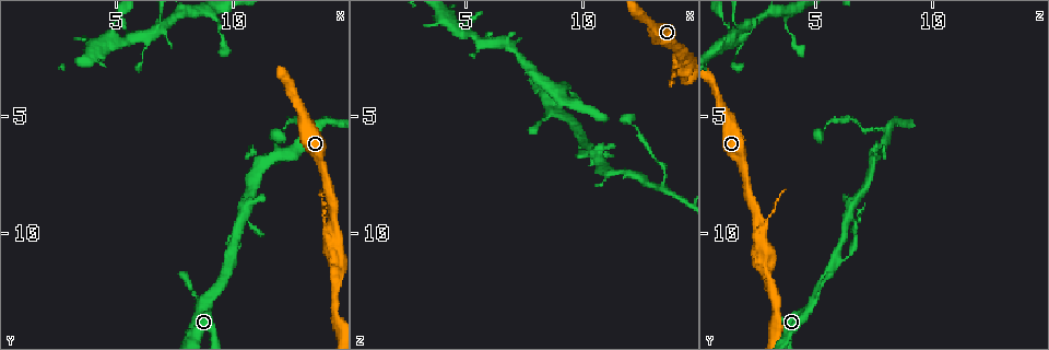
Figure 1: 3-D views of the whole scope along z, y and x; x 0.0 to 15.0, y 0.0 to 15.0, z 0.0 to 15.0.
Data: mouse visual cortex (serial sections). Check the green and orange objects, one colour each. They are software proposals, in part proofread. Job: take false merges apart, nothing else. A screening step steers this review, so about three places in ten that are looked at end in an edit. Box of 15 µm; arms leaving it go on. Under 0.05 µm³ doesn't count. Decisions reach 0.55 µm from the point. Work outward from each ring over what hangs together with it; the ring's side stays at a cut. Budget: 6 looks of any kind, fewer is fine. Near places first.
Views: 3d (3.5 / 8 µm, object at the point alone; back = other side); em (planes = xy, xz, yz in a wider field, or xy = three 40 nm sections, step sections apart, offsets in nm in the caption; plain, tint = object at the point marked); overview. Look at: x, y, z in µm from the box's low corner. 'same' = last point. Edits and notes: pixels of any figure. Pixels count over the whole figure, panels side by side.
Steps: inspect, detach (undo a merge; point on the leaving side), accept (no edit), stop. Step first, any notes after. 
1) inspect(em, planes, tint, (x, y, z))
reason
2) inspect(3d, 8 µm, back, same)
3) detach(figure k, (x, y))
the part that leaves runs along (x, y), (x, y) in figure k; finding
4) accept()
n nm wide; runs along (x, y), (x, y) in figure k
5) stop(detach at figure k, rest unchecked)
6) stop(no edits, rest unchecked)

inspect(3d, 3.5 µm, (9.9, 11.1, 6.0))
sharp bend

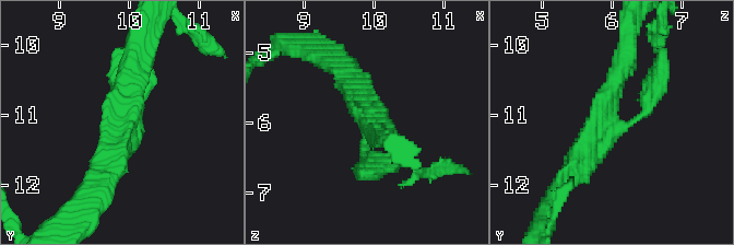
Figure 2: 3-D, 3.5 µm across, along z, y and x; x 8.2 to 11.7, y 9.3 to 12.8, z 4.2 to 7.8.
inspect(em, planes, plain, (10.00, 11.10, 5.90))
3 arms; arms of 200, 300, 350 nm

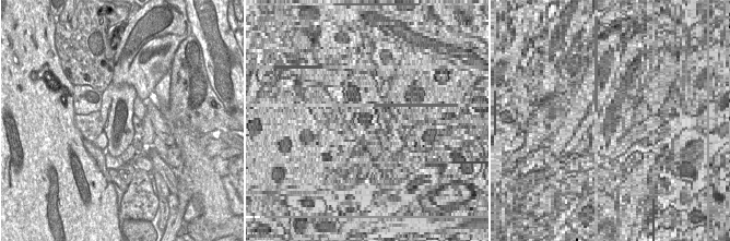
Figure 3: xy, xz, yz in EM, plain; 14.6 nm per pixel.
inspect(em, planes, tint, same)
with the object marked

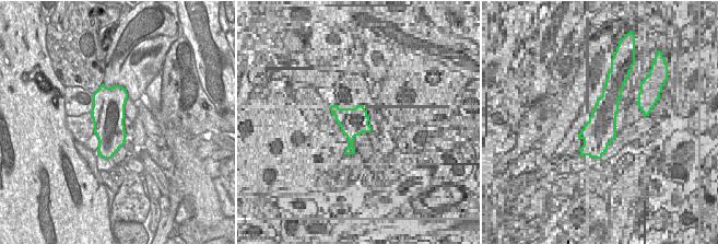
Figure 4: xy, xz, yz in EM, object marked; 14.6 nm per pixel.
accept()
runs along (568, 176), (602, 129), (627, 53) in figure 2; continuous, no second cell

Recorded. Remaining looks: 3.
inspect(3d, 3.5 µm, (10.4, 9.2, 6.4))
a fork

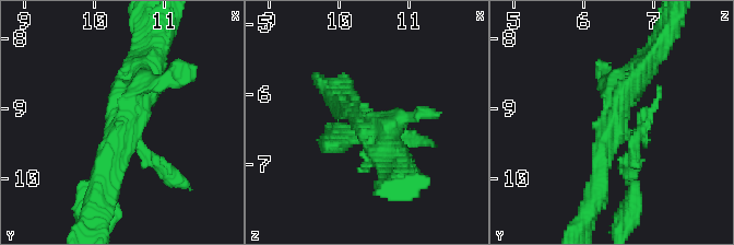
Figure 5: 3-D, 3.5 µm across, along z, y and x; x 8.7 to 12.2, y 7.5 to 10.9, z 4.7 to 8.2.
inspect(em, xy, step 2, tint, (10.40, 9.35, 6.40))
now the EM

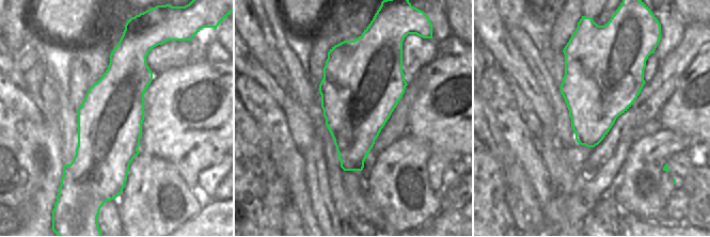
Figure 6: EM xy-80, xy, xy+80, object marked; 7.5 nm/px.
accept()
runs along (97, 196), (144, 68) in figure 5; all the same cell

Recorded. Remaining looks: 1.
stop(no edits, rest unchecked)

